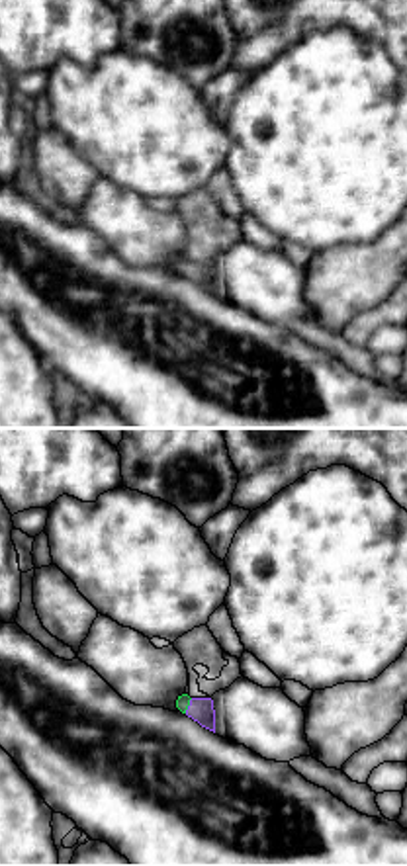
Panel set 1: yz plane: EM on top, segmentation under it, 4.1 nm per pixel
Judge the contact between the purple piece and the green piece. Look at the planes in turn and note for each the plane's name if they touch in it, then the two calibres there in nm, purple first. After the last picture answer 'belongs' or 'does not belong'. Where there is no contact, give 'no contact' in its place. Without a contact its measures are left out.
yz | 100/60 nm

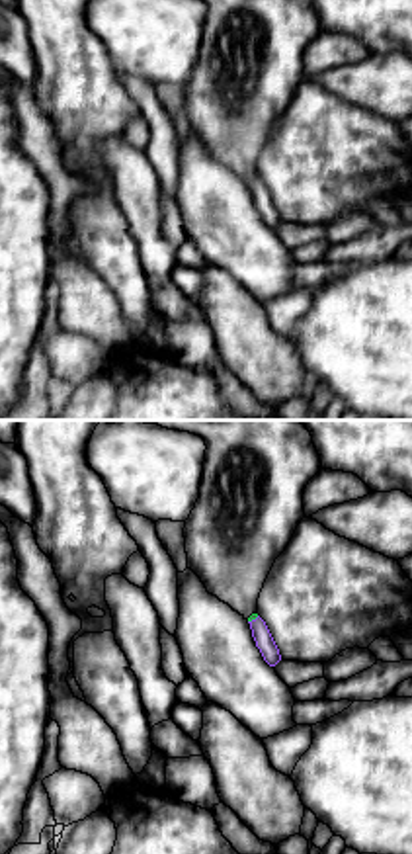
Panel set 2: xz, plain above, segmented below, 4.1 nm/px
xz | 80/20 nm

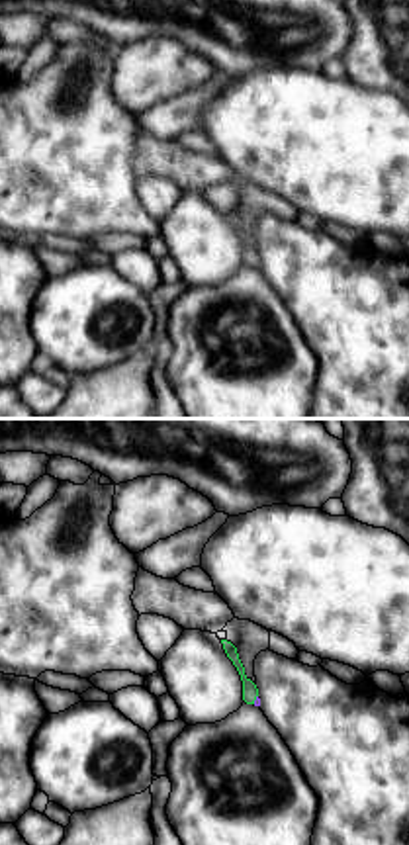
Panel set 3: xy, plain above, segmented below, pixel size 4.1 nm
xy | 30/60 nm

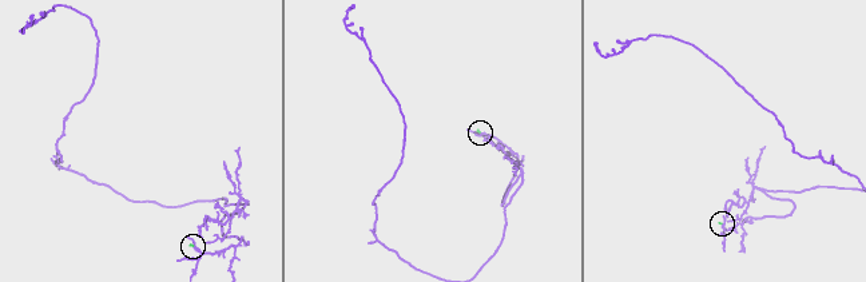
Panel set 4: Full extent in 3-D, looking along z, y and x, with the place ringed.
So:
belongs

